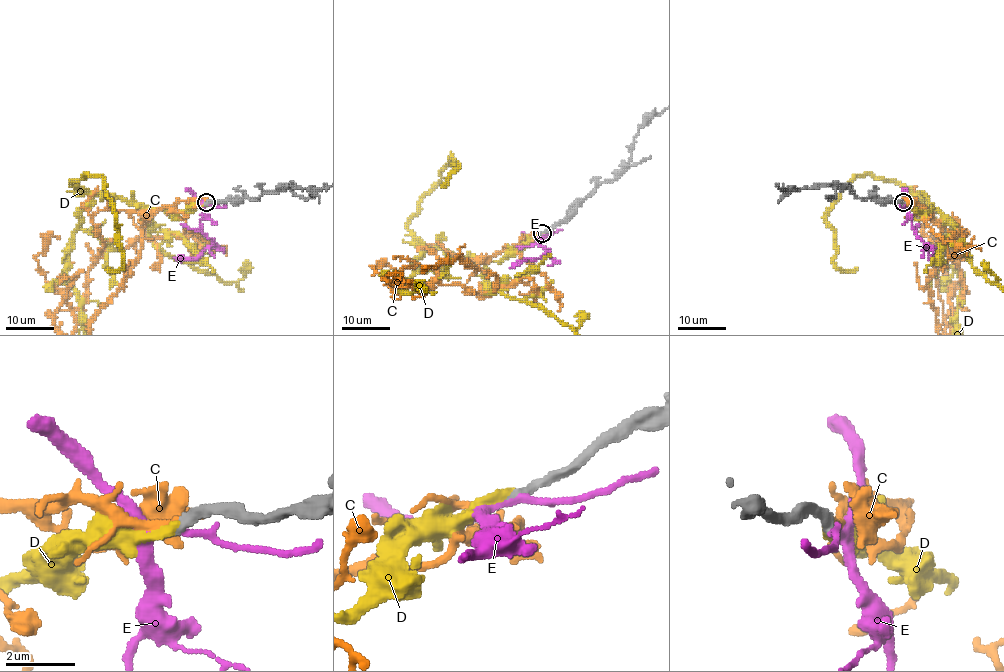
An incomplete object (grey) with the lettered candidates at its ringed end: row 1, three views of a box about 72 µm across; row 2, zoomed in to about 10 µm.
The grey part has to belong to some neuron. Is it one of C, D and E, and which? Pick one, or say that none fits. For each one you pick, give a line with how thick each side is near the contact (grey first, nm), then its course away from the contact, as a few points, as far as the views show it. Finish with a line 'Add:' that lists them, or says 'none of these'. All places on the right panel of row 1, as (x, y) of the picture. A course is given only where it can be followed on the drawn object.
C: 300 nm thick on the grey side, 240 nm on the other
Add: C

